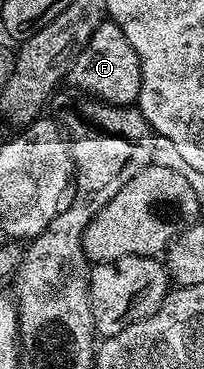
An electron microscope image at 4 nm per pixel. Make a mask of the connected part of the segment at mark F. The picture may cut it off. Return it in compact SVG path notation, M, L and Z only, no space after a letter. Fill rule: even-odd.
M105 19L89 38L89 42L77 54L71 64L69 80L72 80L78 91L104 100L107 104L122 104L131 106L139 99L141 90L141 64L137 58L137 50L129 46L129 38L121 34L121 26L114 24L111 19Z

